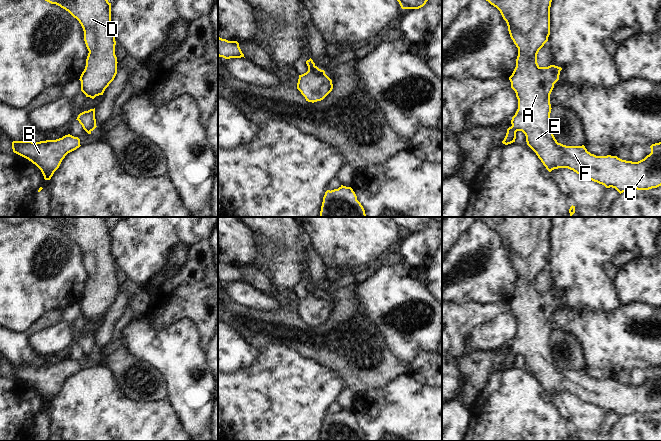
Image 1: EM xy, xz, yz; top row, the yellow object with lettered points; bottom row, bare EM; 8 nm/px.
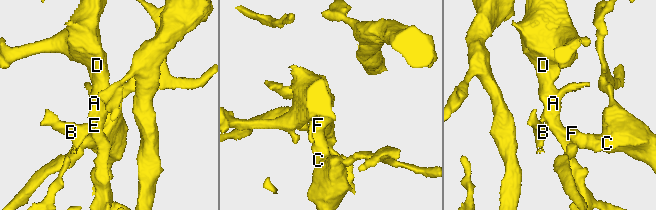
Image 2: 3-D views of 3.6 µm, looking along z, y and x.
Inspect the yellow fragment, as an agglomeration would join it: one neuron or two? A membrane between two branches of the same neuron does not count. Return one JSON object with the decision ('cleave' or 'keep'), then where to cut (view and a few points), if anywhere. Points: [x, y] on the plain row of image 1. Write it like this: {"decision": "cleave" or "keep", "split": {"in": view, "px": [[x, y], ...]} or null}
{"decision": "cleave", "split": {"in": "yz", "px": [[512, 349], [517, 354]]}}

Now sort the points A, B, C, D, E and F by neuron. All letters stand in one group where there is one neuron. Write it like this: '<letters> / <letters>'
A C D E F / B

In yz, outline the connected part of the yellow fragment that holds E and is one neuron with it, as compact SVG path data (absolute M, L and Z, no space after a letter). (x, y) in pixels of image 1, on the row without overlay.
M476 217L479 221L496 231L506 245L511 263L518 272L516 291L509 301L511 312L518 323L518 333L512 341L511 348L517 355L522 355L526 360L527 369L536 377L546 393L551 396L558 392L568 392L582 401L604 409L606 412L615 412L620 418L633 413L649 414L661 410L661 366L650 370L651 377L638 386L626 385L617 380L596 380L582 370L566 370L558 367L550 352L550 318L554 308L559 304L561 291L550 289L540 291L537 287L539 274L548 265L550 259L550 231L551 217Z

